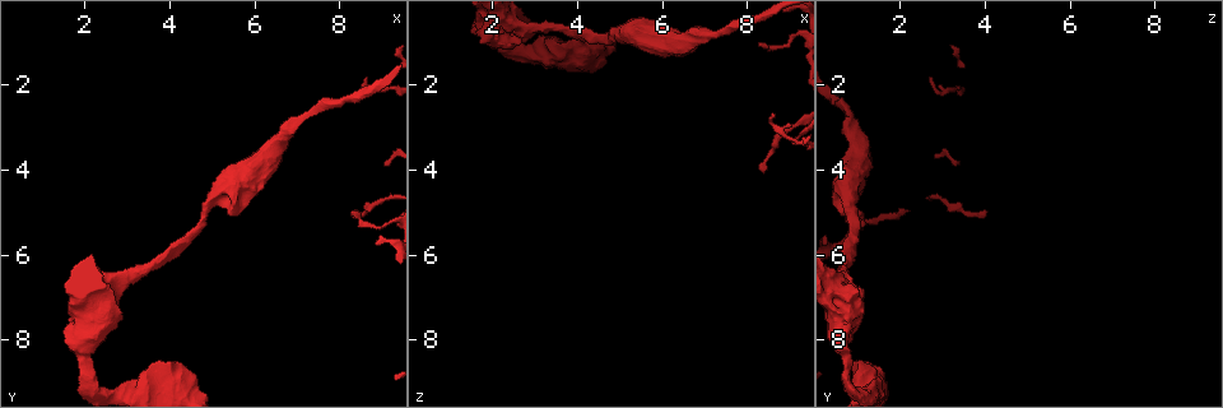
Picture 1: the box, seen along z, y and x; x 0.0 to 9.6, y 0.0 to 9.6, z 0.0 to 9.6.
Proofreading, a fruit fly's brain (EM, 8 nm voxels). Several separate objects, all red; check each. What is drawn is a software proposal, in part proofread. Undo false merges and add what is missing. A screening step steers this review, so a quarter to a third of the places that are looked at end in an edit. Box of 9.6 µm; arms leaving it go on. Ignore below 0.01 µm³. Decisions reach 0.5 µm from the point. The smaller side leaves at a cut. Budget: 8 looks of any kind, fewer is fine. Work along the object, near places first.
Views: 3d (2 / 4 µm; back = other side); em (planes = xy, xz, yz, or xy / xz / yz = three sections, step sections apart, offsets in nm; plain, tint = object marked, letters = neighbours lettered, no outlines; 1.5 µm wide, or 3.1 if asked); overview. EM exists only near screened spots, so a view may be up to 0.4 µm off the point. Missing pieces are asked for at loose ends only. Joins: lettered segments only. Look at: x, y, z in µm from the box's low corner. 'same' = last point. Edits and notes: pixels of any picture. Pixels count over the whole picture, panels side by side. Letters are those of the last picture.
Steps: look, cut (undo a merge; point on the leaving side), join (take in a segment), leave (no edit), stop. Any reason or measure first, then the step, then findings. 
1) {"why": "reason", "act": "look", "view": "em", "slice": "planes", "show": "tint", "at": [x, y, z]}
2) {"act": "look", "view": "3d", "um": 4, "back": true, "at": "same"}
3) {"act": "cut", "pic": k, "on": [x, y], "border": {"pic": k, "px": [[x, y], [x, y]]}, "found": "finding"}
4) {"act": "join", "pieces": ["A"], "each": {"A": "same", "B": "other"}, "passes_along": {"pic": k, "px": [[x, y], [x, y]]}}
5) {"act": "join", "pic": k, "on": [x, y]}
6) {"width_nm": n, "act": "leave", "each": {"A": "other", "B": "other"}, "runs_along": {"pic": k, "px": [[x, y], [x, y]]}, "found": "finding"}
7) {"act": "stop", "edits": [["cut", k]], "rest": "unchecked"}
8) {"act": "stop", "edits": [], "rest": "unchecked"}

{"why": "calibre changes", "act": "look", "view": "3d", "um": 4, "at": [2.90, 6.65, 0.70]}

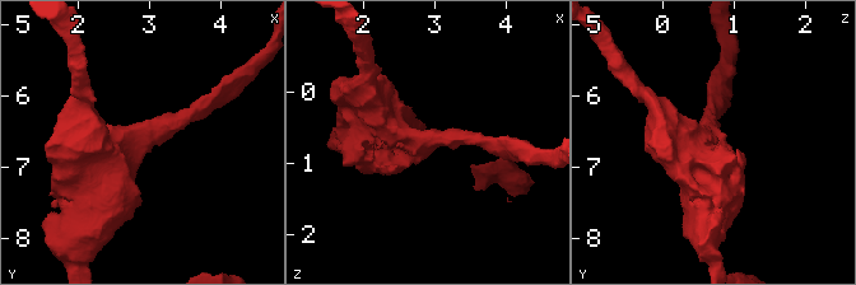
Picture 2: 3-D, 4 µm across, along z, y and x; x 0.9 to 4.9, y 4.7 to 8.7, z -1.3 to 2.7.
{"arm_widths_nm": [220, 700], "act": "look", "view": "em", "slice": "planes", "show": "tint", "at": [2.90, 6.65, 0.70]}

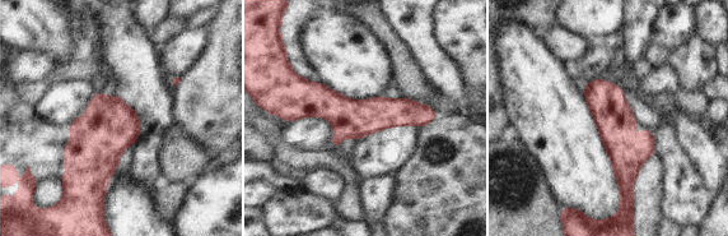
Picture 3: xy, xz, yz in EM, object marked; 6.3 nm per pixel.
{"act": "look", "view": "em", "slice": "planes", "show": "letters", "at": "same"}

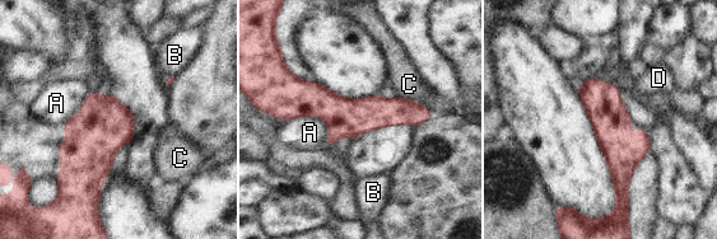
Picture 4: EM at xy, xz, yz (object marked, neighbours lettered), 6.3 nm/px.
{"act": "leave", "each": {"A": "other", "B": "other", "C": "other", "D": "other"}, "border": {"pic": 4, "px": [[396, 95], [431, 108]]}, "found": "all the same neuron"}

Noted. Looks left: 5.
{"why": "tapers out", "act": "look", "view": "3d", "um": 2, "at": [8.35, 5.10, 1.05]}

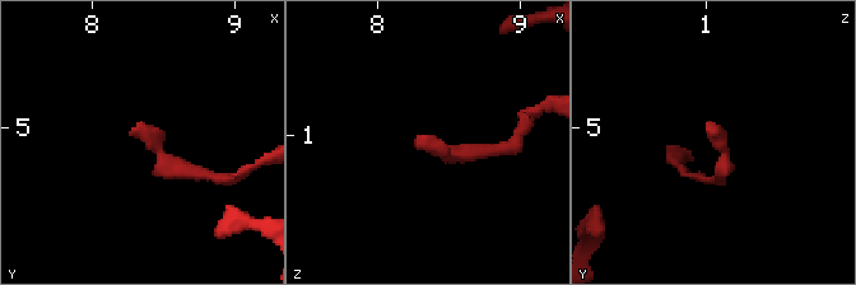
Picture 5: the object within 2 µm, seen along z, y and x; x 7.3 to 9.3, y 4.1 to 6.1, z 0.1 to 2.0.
{"act": "look", "view": "em", "slice": "planes", "show": "letters", "at": [8.26, 5.08, 1.04]}

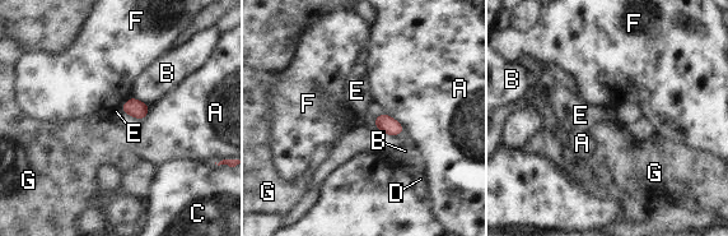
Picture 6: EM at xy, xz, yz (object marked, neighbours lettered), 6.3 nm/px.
{"width_nm": 110, "act": "leave", "each": {"A": "other", "B": "other", "C": "other", "D": "other", "E": "other", "F": "other", "G": "other"}, "border": {"pic": 6, "px": [[131, 96], [122, 105], [120, 112]]}, "found": "none of them fits"}

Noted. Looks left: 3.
{"why": "thin end", "act": "look", "view": "em", "slice": "planes", "show": "tint", "at": [8.35, 4.95, 4.05]}

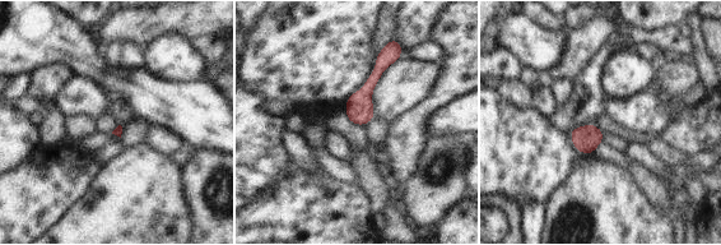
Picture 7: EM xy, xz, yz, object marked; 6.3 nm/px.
{"act": "look", "view": "em", "slice": "planes", "show": "letters", "at": "same"}

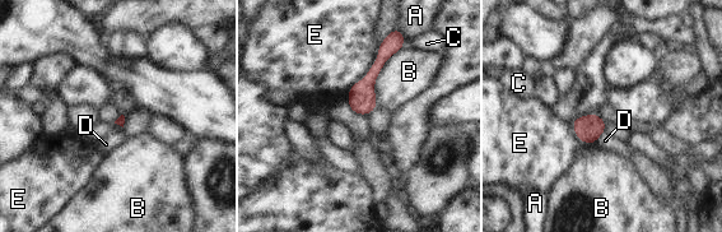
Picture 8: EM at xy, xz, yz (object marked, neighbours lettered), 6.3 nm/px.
{"act": "leave", "each": {"A": "other", "B": "other", "C": "other", "D": "other", "E": "other"}, "found": "no lettered segment goes on from it"}

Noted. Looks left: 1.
{"act": "stop", "edits": [], "rest": "unchecked"}

